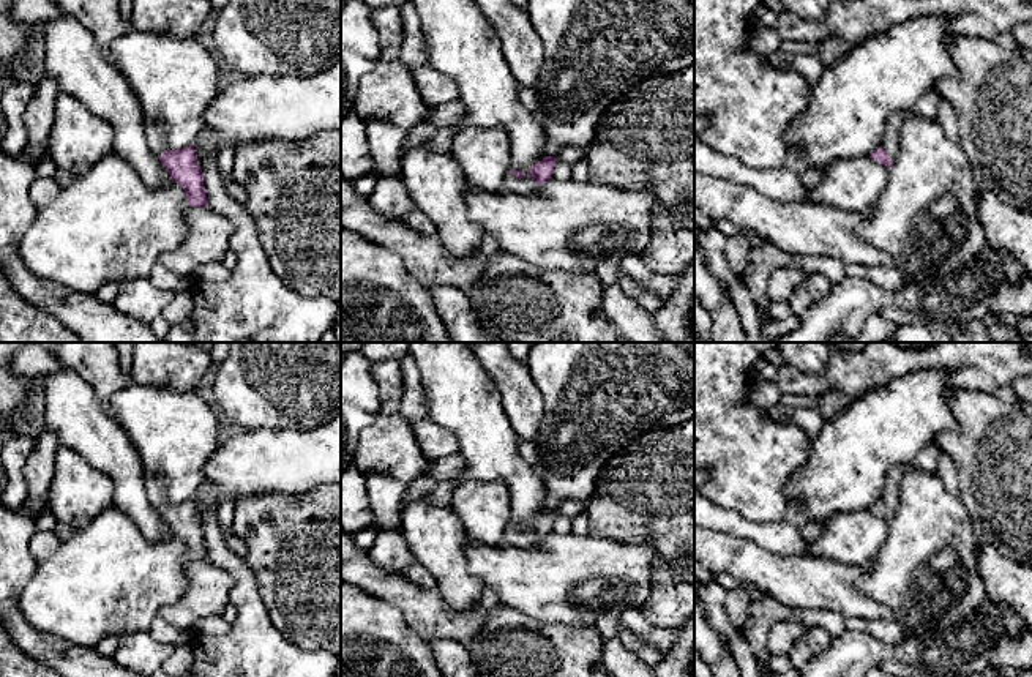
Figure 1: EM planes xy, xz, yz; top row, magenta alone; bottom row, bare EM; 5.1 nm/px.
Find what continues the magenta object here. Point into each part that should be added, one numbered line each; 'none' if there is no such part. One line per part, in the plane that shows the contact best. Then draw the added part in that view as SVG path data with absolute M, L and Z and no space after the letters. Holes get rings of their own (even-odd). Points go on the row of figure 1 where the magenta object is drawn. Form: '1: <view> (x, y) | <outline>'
1: xz (512, 183) | M510 172L505 177L500 191L503 191L503 193L518 193L518 194L532 193L530 186L527 186L525 181L518 178L513 172Z

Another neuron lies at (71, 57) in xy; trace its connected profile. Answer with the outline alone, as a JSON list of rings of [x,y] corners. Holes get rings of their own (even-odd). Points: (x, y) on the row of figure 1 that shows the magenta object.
[[[60,13],[44,22],[43,74],[50,76],[58,93],[76,98],[114,131],[114,153],[128,159],[142,181],[161,189],[170,180],[167,169],[150,150],[144,112],[133,88],[104,54],[95,36],[74,17]]]

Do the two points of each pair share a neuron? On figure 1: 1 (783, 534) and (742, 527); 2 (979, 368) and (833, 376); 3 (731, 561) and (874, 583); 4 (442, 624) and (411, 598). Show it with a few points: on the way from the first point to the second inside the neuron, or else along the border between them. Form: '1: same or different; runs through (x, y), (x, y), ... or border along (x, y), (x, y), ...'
1: same; runs through (774, 534), (751, 531)
2: same; runs through (942, 359), (881, 362), (870, 368)
3: different; border along (865, 567), (859, 587), (886, 605)
4: same; runs through (434, 619), (418, 605)

